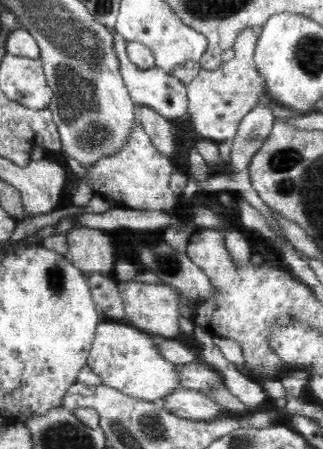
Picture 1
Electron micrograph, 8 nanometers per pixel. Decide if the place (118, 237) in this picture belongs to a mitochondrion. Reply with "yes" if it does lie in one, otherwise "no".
no

